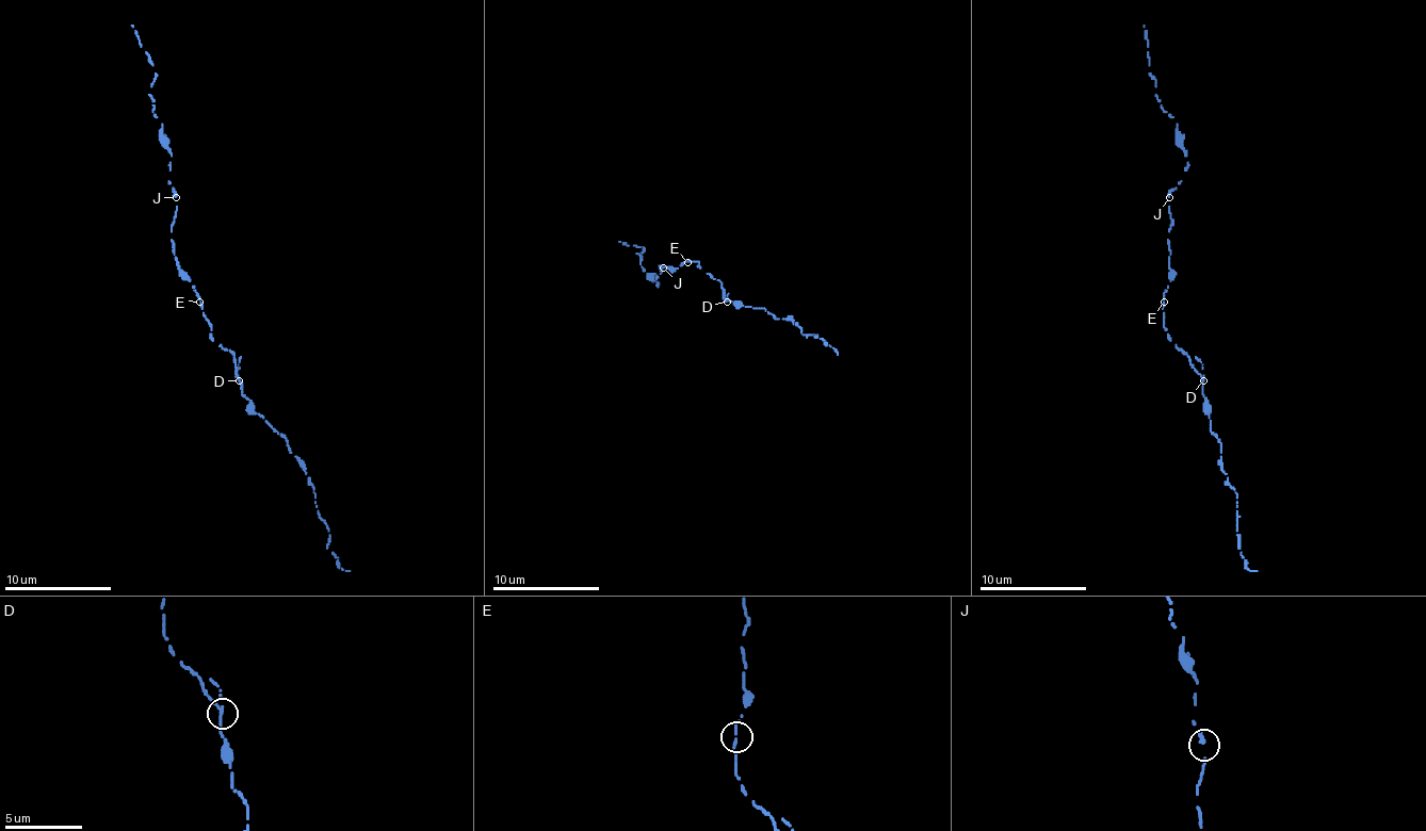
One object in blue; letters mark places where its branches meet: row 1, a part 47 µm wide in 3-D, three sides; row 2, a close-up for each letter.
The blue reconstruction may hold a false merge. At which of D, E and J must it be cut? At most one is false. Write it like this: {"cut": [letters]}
{"cut": []}

